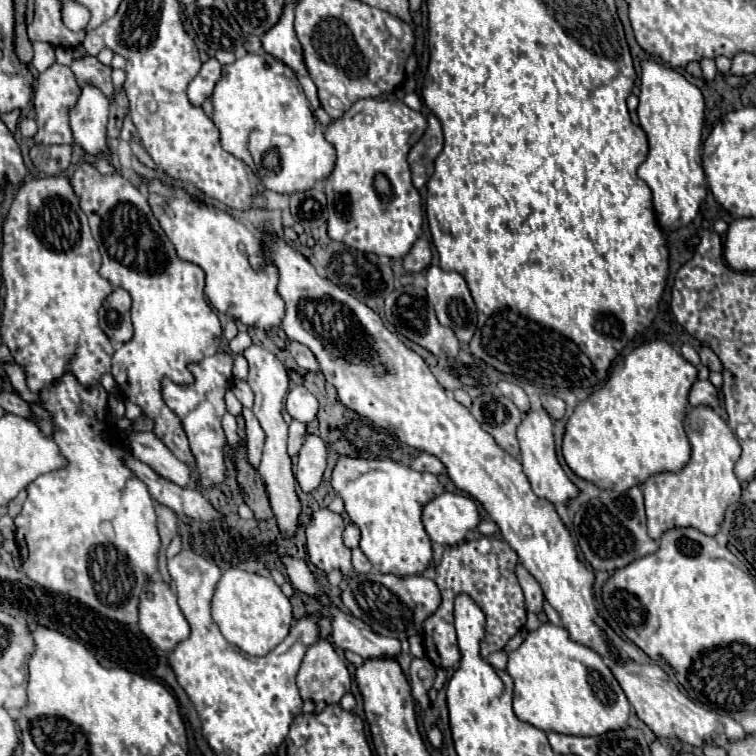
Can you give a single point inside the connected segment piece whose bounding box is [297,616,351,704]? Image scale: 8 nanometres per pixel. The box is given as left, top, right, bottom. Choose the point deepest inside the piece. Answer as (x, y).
(323, 677)

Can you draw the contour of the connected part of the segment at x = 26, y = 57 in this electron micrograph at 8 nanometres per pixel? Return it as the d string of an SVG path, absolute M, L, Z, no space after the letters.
M19 40L17 42L17 58L23 62L23 64L29 64L31 58L33 58L33 48L31 48L31 42L29 40Z

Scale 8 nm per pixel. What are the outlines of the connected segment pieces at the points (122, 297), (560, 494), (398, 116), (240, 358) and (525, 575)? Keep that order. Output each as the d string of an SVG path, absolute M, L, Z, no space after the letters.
M115 288L99 308L99 326L115 344L123 344L133 338L129 308L131 296L123 288Z
M543 408L529 410L523 414L521 424L517 426L517 440L521 446L523 472L527 474L531 488L537 496L541 496L553 504L565 504L567 500L577 496L577 488L571 484L571 480L567 478L567 474L563 472L563 468L557 460L555 442L553 442L553 420Z
M383 94L375 98L363 98L355 102L339 120L333 120L327 130L325 138L335 146L335 170L325 180L325 194L327 194L327 212L329 212L329 238L343 242L345 246L371 252L377 256L389 258L403 258L411 244L417 240L423 224L421 212L421 198L419 192L411 184L411 172L407 164L407 152L411 150L421 134L427 128L427 120L421 112L407 108L402 100L394 94Z
M237 354L235 356L235 366L233 366L233 376L237 380L245 380L247 378L247 368L249 368L249 364L247 364L245 356L243 354Z
M517 564L515 566L515 574L517 574L517 580L523 588L523 594L525 594L525 604L527 604L527 610L531 612L541 612L541 606L543 606L543 590L539 586L539 582L527 572L527 568L523 564Z

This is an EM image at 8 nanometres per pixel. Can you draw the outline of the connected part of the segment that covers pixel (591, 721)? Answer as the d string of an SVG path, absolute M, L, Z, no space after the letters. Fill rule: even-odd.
M551 622L529 632L525 642L509 652L507 672L515 682L513 710L519 720L543 732L601 736L629 726L629 700L603 658L589 646L573 642L563 626Z

